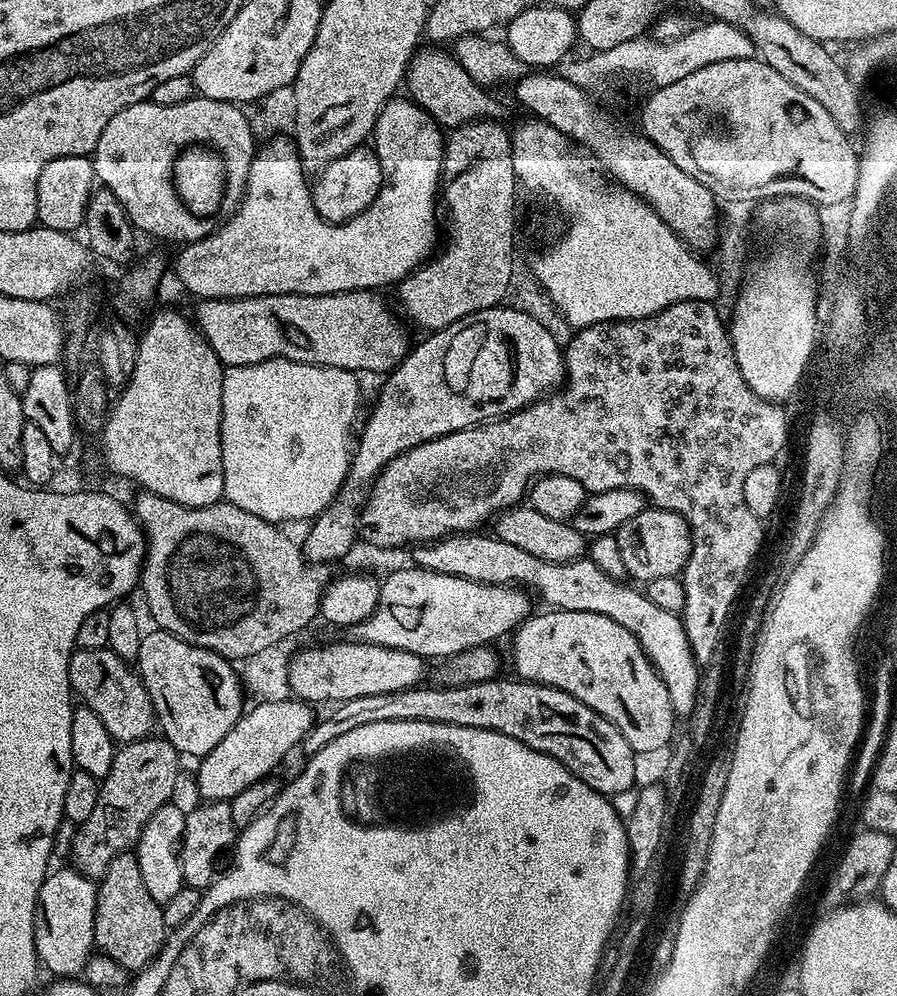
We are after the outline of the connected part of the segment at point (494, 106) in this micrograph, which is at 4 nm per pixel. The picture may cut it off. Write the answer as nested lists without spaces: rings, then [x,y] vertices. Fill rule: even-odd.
[[[434,46],[427,47],[417,49],[412,56],[404,86],[409,90],[409,97],[430,113],[439,126],[451,130],[481,119],[497,122],[505,119],[505,106],[488,94],[490,92],[485,87],[476,83],[449,51],[446,53]]]

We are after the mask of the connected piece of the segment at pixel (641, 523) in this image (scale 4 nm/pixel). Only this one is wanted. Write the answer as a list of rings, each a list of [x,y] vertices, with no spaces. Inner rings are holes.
[[[644,507],[641,512],[634,514],[634,518],[630,518],[630,522],[626,522],[621,528],[617,528],[614,535],[618,542],[618,550],[622,553],[622,563],[625,564],[628,576],[633,581],[647,582],[654,578],[680,576],[692,553],[692,529],[677,512],[671,512],[665,508]]]

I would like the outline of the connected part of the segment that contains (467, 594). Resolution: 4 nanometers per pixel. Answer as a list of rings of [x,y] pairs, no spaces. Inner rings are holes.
[[[400,568],[388,577],[383,577],[378,606],[370,618],[366,618],[354,629],[355,639],[361,644],[377,644],[394,650],[406,650],[425,658],[456,656],[471,648],[482,648],[491,645],[499,636],[507,637],[516,631],[533,611],[528,601],[529,593],[520,586],[506,584],[483,584],[470,578],[458,578],[454,574],[432,572],[429,568]]]

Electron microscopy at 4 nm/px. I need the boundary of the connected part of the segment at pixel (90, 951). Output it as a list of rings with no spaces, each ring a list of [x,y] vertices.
[[[71,866],[49,871],[40,887],[39,915],[42,923],[36,929],[36,959],[56,978],[76,978],[94,954],[94,918],[96,917],[97,881],[83,876]]]

